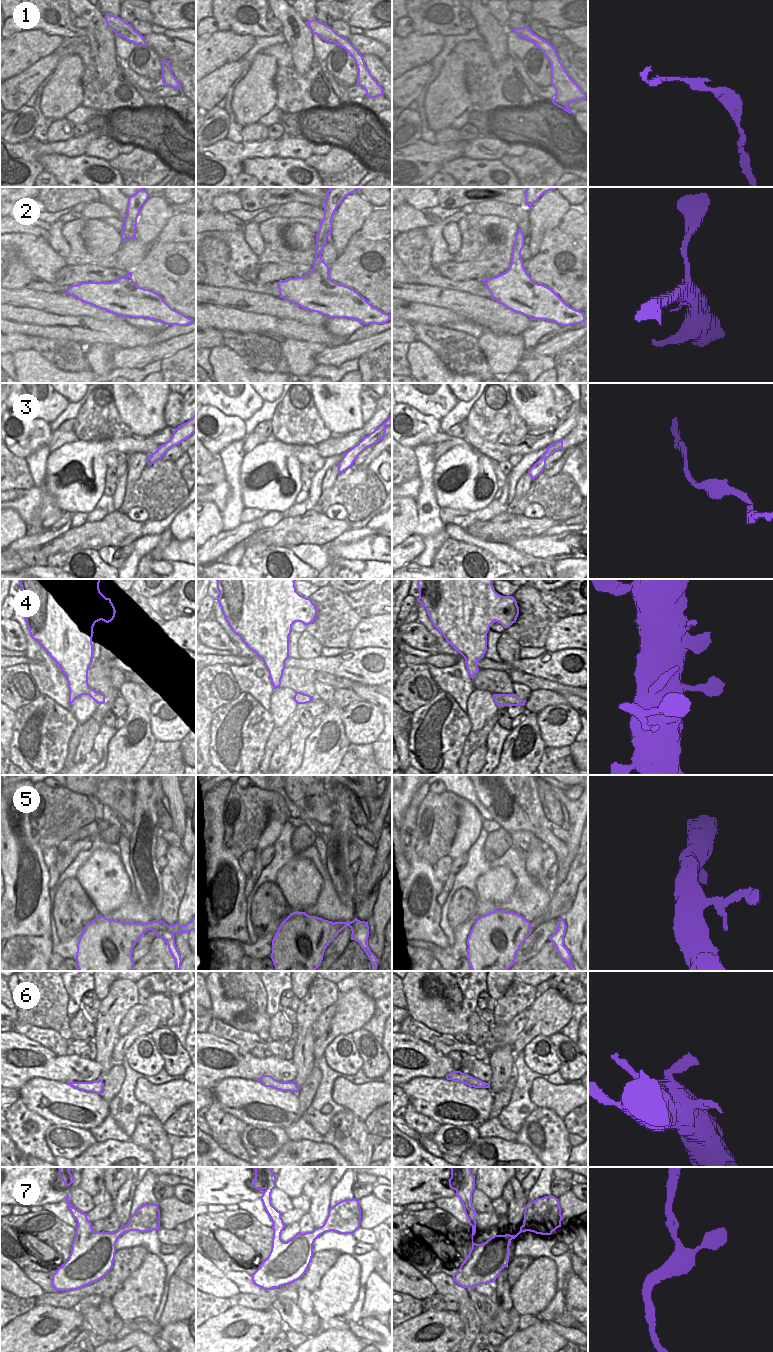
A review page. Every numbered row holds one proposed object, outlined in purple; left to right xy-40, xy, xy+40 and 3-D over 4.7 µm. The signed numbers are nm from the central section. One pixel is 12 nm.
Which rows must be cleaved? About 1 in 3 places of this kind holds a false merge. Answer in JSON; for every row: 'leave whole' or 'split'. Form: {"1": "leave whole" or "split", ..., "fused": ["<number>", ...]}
{"1": "leave whole", "2": "leave whole", "3": "leave whole", "4": "leave whole", "5": "split", "6": "leave whole", "7": "leave whole", "fused": ["5"]}

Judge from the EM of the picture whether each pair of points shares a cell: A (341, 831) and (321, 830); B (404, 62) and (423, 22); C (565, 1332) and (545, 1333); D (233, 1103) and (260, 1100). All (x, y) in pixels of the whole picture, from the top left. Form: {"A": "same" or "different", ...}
{"A": "different", "B": "different", "C": "different", "D": "same"}

